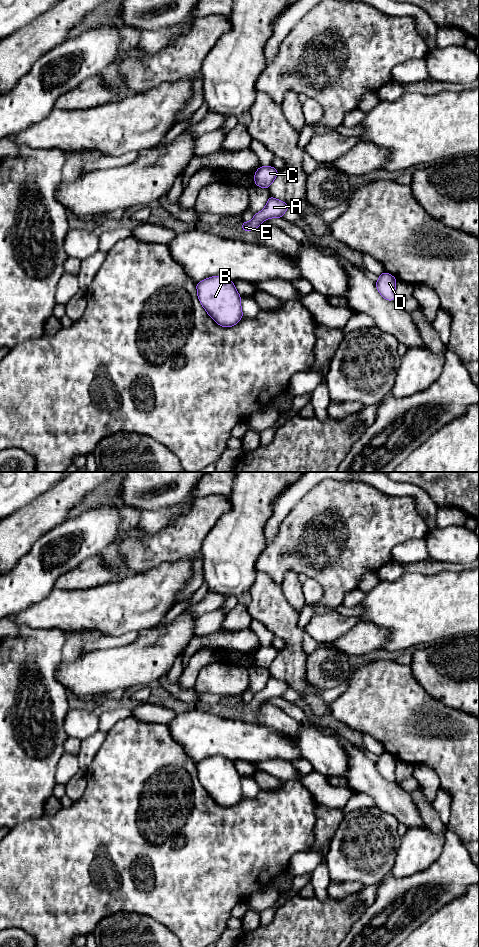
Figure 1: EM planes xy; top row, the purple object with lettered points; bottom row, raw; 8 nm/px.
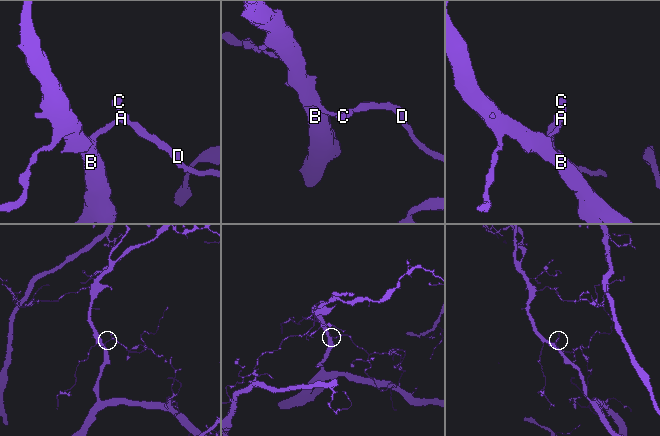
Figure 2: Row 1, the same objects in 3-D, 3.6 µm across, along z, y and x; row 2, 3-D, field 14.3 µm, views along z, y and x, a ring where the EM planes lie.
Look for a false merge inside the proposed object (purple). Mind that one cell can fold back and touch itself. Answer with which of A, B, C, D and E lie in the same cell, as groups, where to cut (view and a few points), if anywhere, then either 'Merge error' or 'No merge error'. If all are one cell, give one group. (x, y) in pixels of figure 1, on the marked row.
Groups: A B C D E. No split. No merge error

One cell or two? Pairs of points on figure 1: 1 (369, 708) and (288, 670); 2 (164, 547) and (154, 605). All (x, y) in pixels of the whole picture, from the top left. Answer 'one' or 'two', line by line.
1: two
2: two

